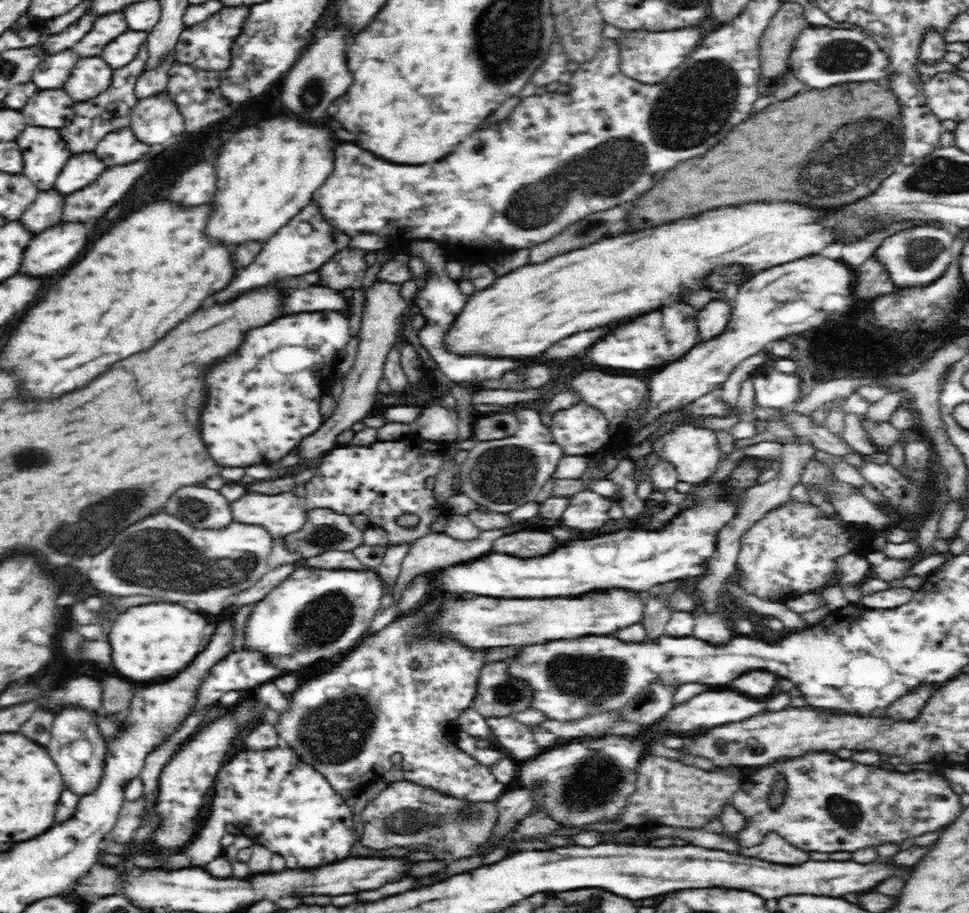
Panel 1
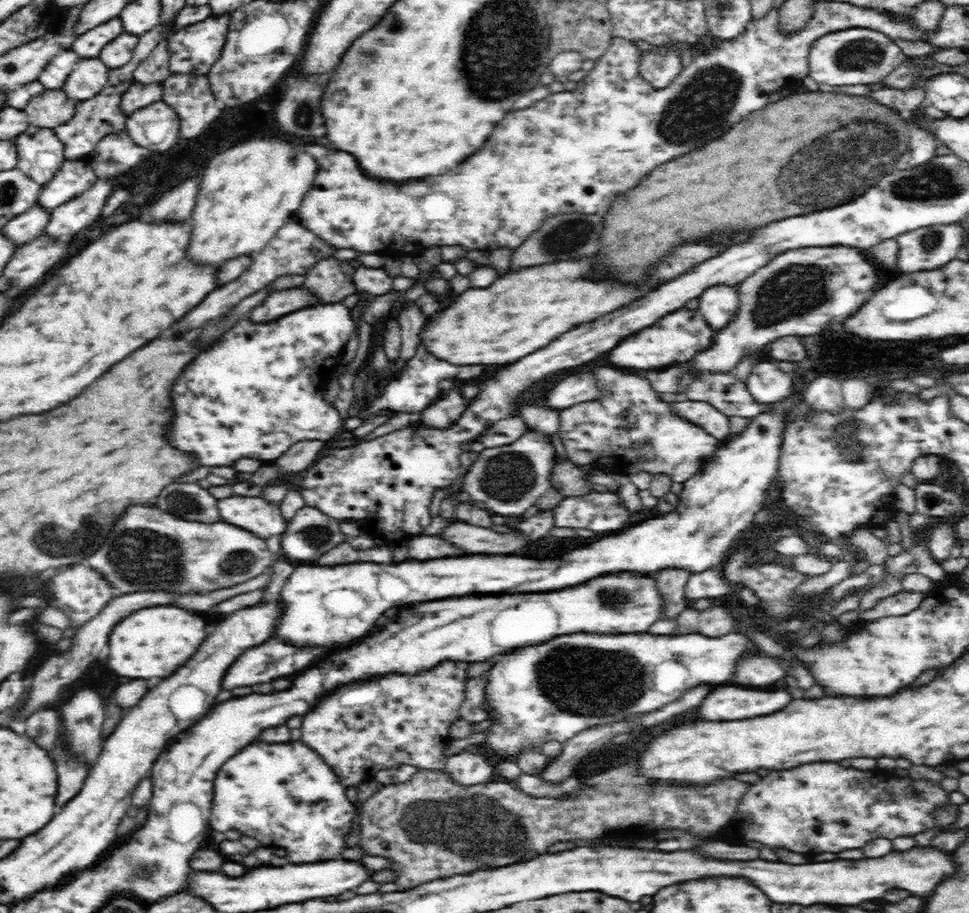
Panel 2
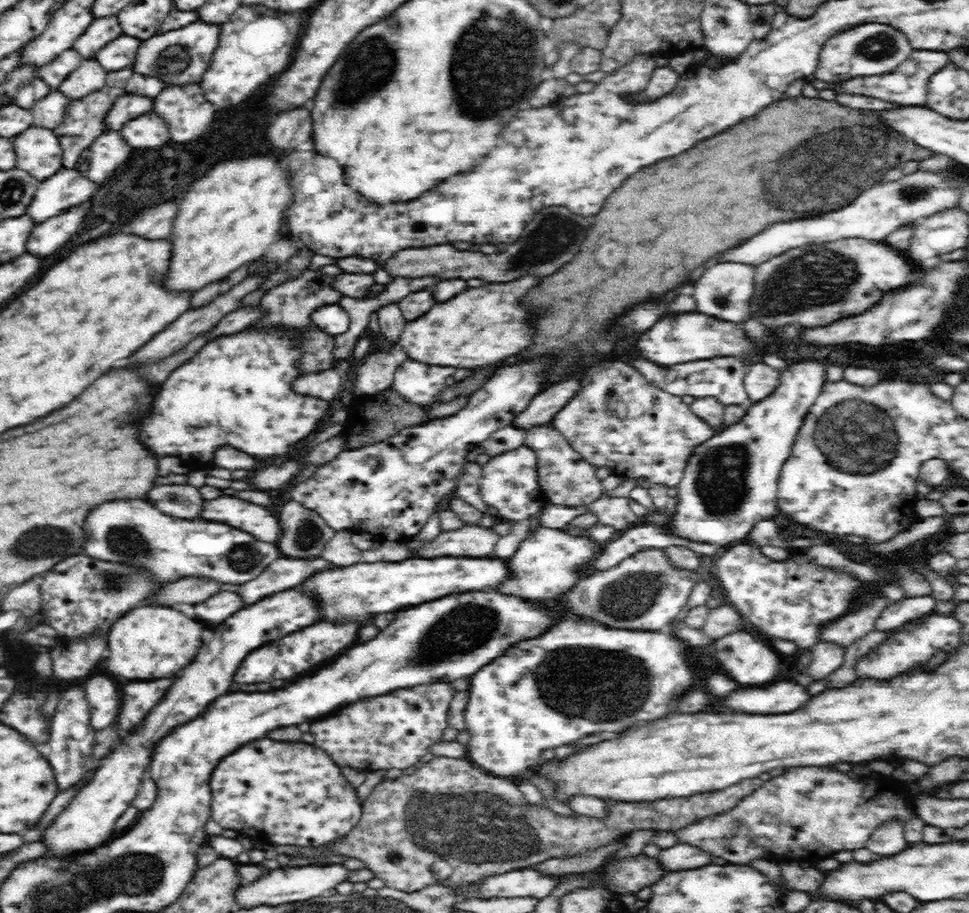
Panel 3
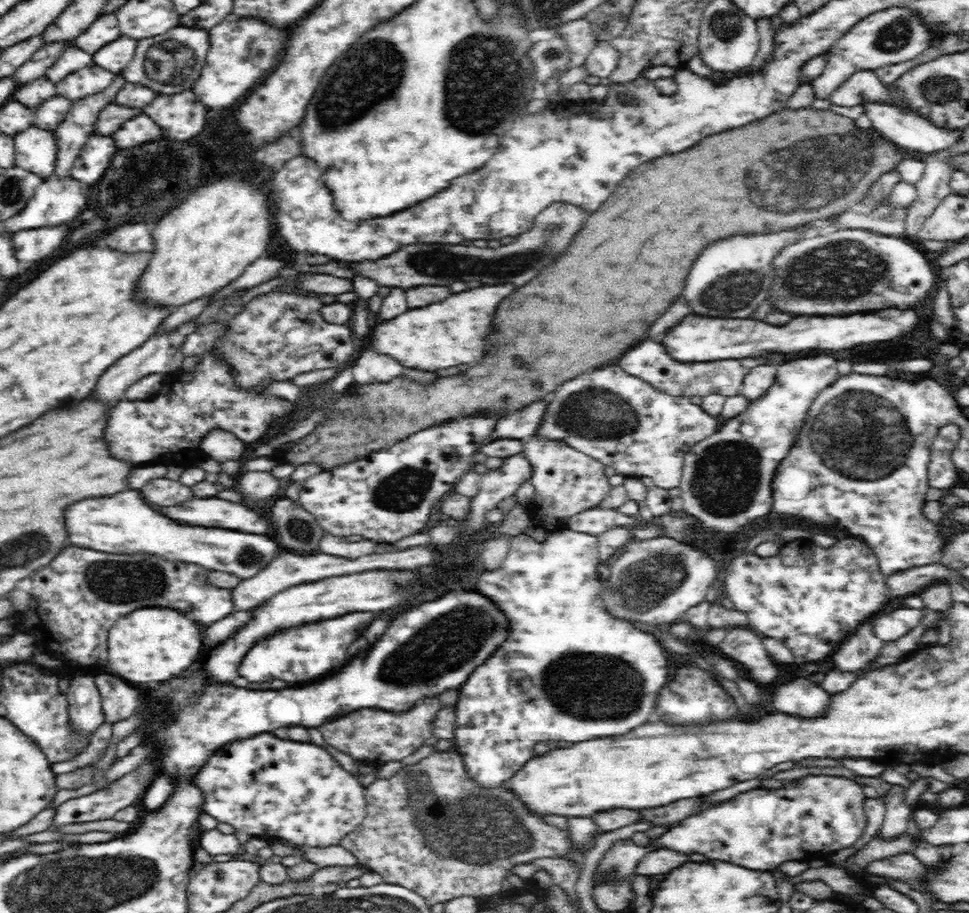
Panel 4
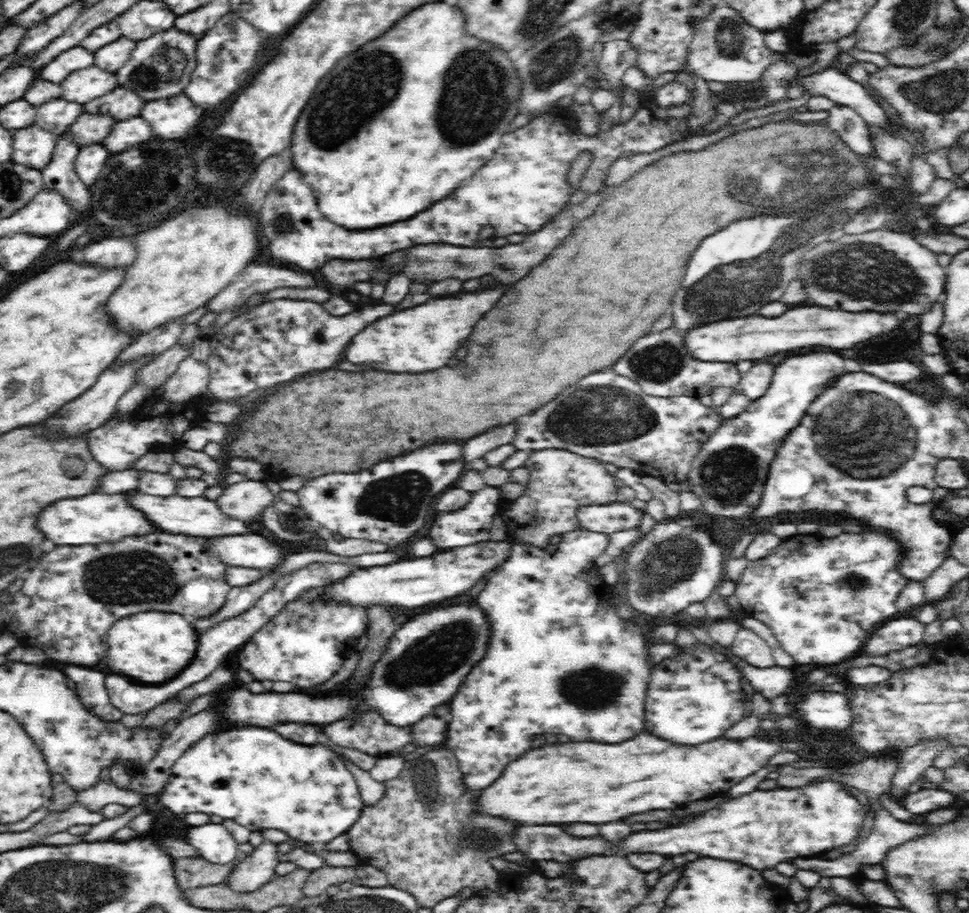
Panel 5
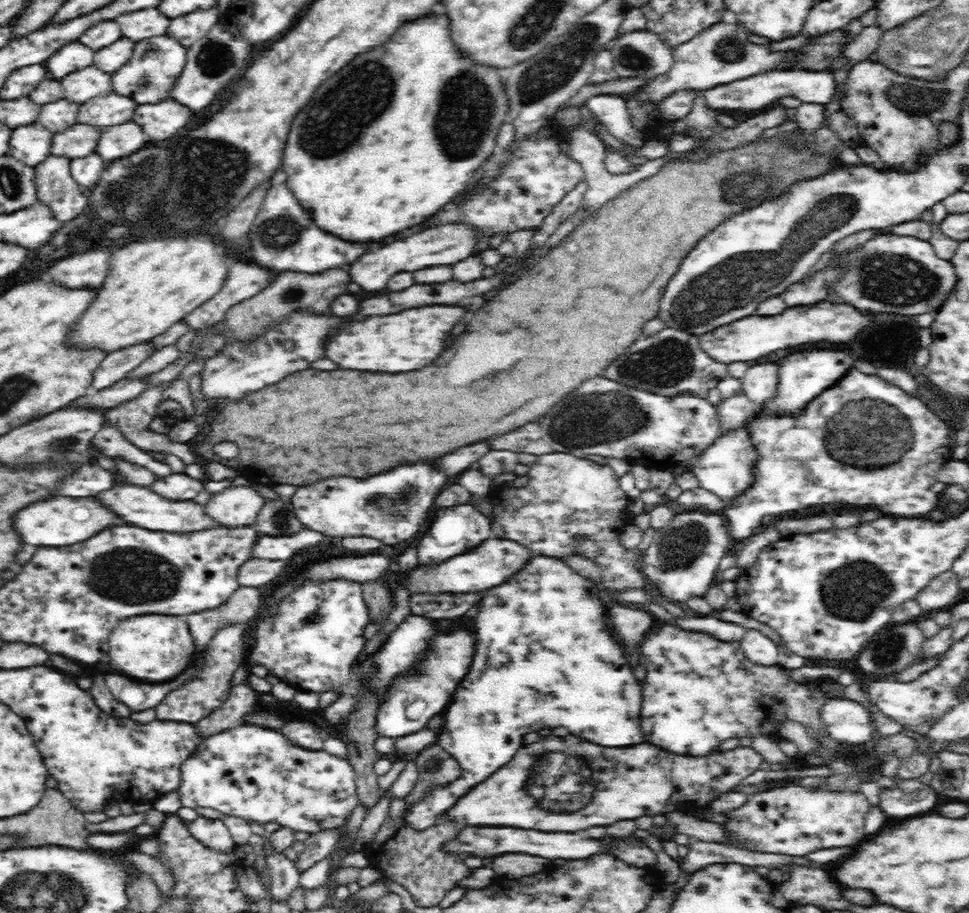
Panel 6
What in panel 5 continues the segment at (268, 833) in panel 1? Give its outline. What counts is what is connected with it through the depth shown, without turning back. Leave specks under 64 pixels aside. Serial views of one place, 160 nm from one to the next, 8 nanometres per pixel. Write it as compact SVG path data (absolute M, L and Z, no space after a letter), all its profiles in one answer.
M244 726L244 728L232 728L232 730L224 730L216 733L210 733L204 736L202 740L196 742L192 748L186 750L174 766L172 766L172 778L166 785L166 790L162 792L162 804L178 816L184 816L189 812L204 812L204 814L218 815L224 819L232 819L242 826L248 827L251 831L262 830L263 828L274 828L285 832L292 840L302 841L303 843L315 843L321 847L335 836L349 830L349 828L358 820L364 808L359 793L359 786L355 780L354 774L348 769L347 764L340 755L332 750L324 748L324 746L302 746L302 744L294 744L286 738L282 738L278 732L270 730L270 728L256 728L256 726Z

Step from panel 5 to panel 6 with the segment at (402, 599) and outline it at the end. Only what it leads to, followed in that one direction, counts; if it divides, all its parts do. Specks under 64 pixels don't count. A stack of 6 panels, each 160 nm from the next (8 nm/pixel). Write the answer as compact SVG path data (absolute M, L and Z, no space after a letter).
M486 540L478 548L468 554L458 556L444 564L444 568L436 568L436 572L412 572L412 582L408 592L476 592L476 590L490 590L494 586L506 584L512 576L516 576L528 562L532 560L532 552L514 540Z

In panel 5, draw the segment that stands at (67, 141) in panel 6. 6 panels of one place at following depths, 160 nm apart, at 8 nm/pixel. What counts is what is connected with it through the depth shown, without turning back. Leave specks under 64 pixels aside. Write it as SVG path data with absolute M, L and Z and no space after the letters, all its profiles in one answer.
M82 114L70 128L68 136L70 141L74 142L78 148L100 144L104 136L108 136L108 130L112 128L114 120L110 116L90 116Z

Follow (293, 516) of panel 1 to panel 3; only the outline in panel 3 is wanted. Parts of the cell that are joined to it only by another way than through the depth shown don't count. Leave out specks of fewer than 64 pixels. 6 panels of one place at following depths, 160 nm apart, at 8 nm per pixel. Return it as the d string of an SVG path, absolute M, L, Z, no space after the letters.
M222 496L216 500L206 500L202 504L202 510L198 512L202 520L222 522L234 528L240 528L248 534L254 534L258 540L266 540L270 543L280 538L278 520L264 510L262 506L242 502L238 498Z

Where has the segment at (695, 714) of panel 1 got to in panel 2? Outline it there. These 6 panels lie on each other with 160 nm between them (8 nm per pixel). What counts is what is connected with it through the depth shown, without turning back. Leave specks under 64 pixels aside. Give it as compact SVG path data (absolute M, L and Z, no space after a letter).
M722 686L702 702L700 714L706 720L742 720L780 712L792 700L794 698L786 688L764 692L764 690Z

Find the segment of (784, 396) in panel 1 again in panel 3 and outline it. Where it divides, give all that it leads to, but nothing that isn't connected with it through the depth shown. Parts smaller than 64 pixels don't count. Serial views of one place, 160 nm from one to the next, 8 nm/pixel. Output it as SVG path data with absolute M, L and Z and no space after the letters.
M762 363L748 366L743 385L749 399L755 403L772 394L772 391L779 383L780 373L781 371L778 369Z

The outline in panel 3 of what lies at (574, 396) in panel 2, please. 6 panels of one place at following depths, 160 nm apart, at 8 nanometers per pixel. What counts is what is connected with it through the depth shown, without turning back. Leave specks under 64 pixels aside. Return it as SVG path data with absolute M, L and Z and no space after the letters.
M568 380L544 390L530 402L530 406L524 412L520 412L512 420L512 426L520 430L532 430L548 424L552 416L562 409L564 404L568 404L568 399L573 395L572 392L576 393L576 388L580 388L580 384L576 386L574 380Z

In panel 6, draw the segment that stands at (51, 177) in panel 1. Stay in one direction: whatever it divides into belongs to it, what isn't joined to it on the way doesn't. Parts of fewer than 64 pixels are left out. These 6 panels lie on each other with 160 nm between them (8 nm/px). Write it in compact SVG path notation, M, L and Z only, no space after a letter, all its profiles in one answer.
M40 122L30 126L20 126L12 132L9 155L16 156L25 165L35 167L50 155L52 132L48 132Z

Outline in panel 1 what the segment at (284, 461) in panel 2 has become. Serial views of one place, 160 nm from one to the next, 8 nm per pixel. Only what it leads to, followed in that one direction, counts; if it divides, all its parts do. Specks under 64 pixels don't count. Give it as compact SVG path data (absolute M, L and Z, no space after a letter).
M374 282L370 286L370 292L365 294L366 308L361 317L361 327L357 336L359 344L354 364L346 378L343 379L342 394L337 402L332 415L322 424L320 430L316 430L312 436L304 438L298 448L298 460L310 462L322 456L324 452L338 446L336 436L343 430L350 429L356 422L362 421L369 416L378 399L378 382L383 378L383 366L390 347L397 344L397 334L402 330L402 312L406 308L406 300L400 293L400 285L388 284L387 282Z

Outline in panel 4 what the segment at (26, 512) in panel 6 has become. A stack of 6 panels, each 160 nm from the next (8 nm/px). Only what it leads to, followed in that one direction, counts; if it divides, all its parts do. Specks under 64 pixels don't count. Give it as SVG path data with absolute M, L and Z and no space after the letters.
M136 490L70 504L64 510L64 526L68 528L68 540L82 548L108 553L158 553L168 559L180 559L238 575L240 579L252 578L278 555L277 544L269 535L220 532L214 528L180 528L178 524L172 524L172 520L164 520L158 512L152 512Z

